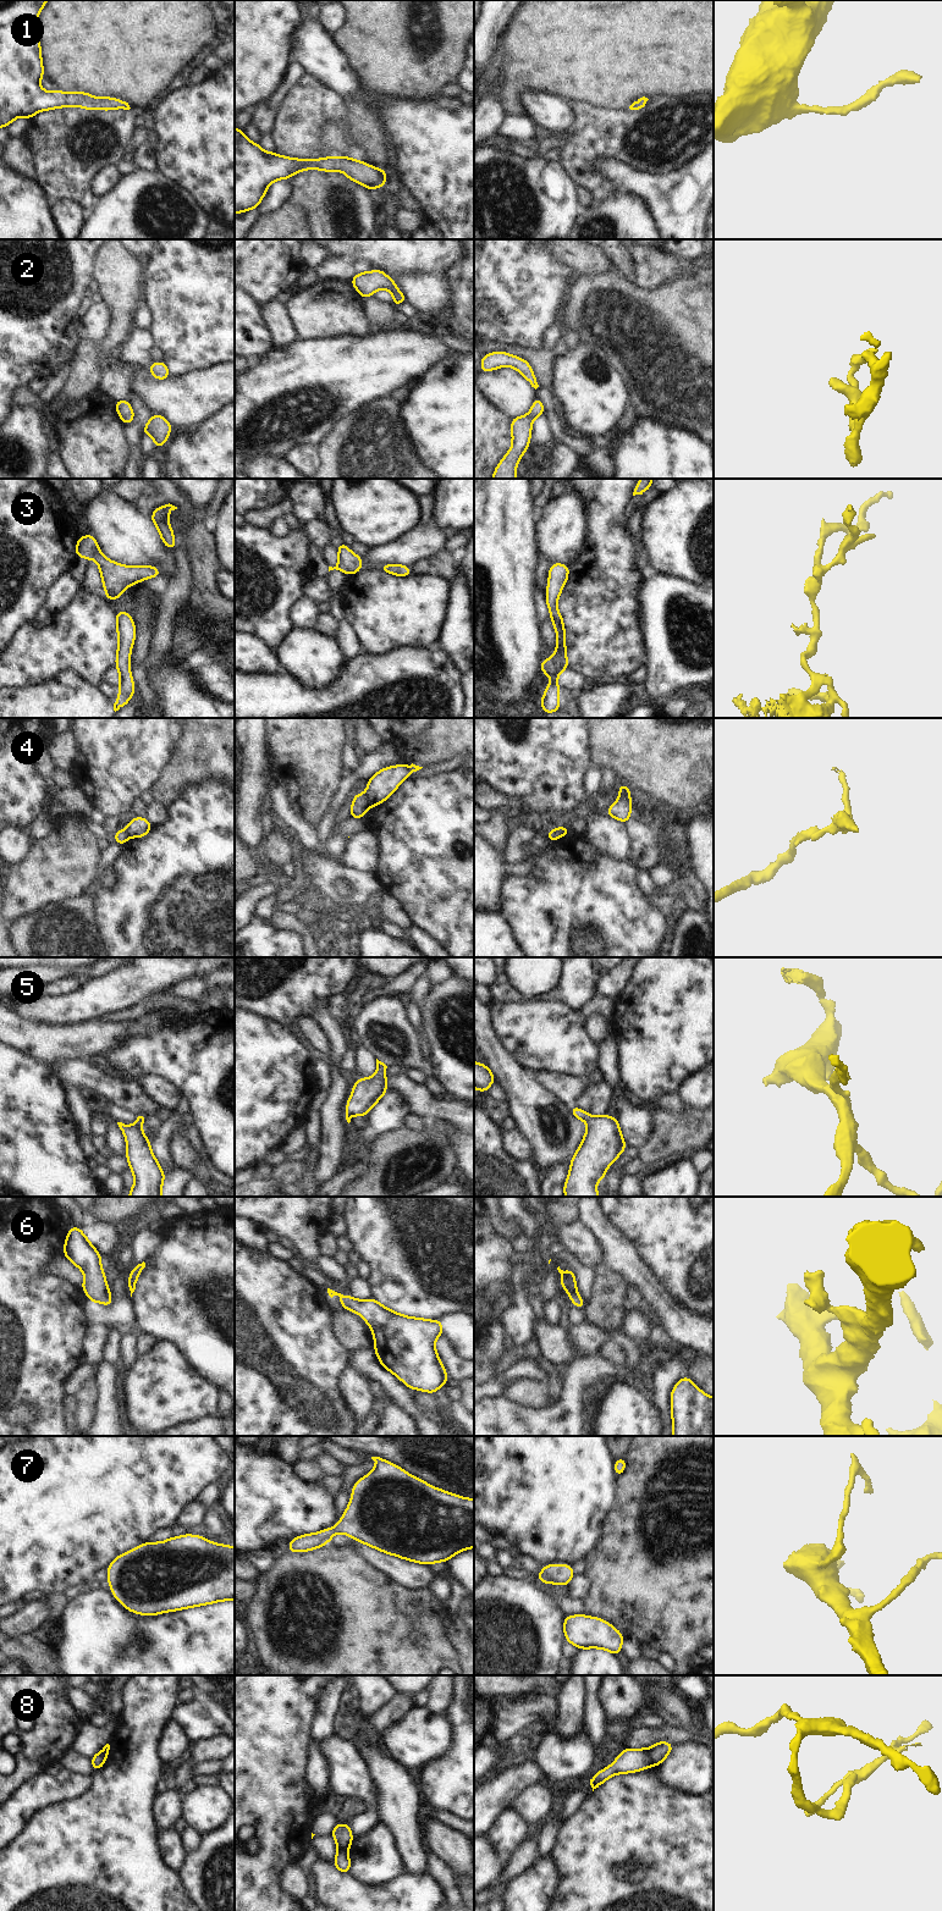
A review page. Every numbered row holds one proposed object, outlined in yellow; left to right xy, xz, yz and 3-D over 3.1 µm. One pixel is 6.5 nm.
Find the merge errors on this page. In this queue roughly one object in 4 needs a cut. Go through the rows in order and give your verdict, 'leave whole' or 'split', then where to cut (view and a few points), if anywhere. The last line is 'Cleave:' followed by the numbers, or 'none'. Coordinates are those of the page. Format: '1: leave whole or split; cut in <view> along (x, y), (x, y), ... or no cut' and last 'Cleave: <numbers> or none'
1: leave whole; no cut
2: leave whole; no cut
3: leave whole; no cut
4: split; cut in xz along (364, 794), (369, 805)
5: leave whole; no cut
6: leave whole; no cut
7: leave whole; no cut
8: split; cut in yz along (646, 1750), (654, 1765)
Cleave: 4, 8

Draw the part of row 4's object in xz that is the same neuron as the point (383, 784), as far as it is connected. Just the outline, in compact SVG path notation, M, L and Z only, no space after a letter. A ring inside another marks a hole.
M412 763L411 766L396 764L379 771L367 784L365 797L369 806L374 807L386 801L386 799L396 791L400 784L408 779L411 773L422 768L423 767Z

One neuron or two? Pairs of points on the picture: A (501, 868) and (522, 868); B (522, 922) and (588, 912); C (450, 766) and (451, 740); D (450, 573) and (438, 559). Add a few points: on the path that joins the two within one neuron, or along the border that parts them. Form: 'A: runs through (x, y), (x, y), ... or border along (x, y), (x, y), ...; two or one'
A: runs through (506, 868), (517, 868); one
B: runs through (538, 909), (572, 912); one
C: border along (461, 757), (423, 767); two
D: runs through (447, 569), (441, 563); one

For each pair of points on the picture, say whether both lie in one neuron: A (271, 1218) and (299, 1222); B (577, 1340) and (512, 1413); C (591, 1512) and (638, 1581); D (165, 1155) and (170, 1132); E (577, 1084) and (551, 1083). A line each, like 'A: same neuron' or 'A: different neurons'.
A: same neuron
B: different neurons
C: different neurons
D: same neuron
E: same neuron

